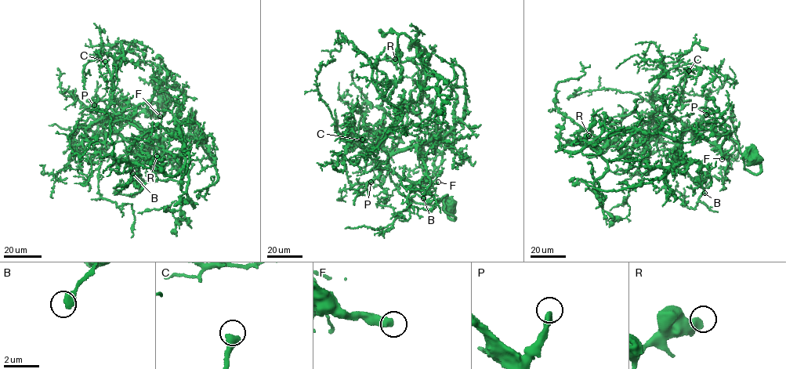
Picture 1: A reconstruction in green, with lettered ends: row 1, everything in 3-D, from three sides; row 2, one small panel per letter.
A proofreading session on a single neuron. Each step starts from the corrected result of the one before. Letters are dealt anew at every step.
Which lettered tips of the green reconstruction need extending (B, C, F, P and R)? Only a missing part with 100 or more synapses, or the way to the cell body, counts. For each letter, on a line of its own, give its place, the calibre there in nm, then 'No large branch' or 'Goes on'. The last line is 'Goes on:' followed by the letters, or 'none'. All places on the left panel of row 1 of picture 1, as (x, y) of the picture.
B: Place: (132, 173). Thickness 440 nm. No large branch
C: Place: (105, 61). Thickness 440 nm. No large branch
F: Place: (160, 116). Thickness 480 nm. Goes on
P: Place: (94, 105). Thickness 440 nm. Goes on
R: Place: (157, 156). Thickness 600 nm. No large branch
Goes on: F, P

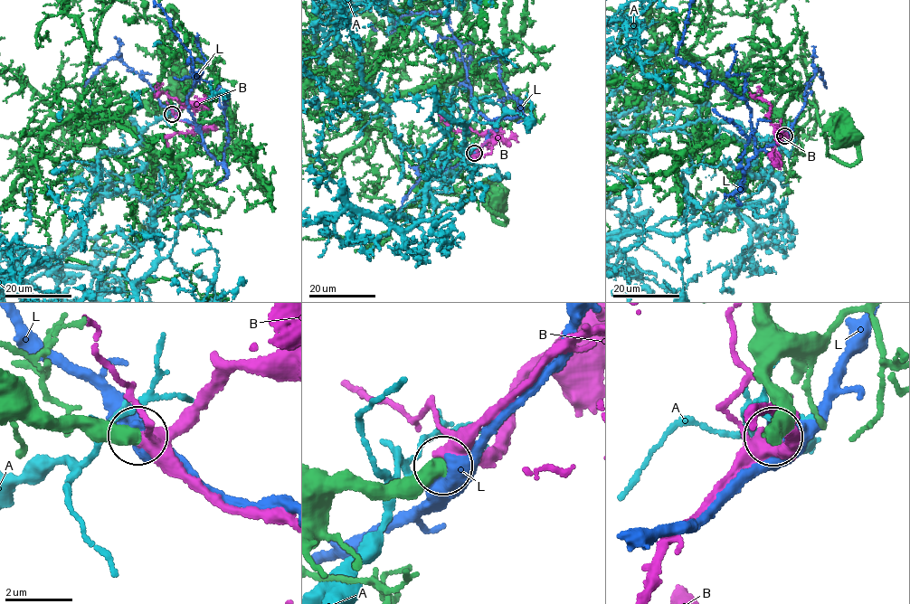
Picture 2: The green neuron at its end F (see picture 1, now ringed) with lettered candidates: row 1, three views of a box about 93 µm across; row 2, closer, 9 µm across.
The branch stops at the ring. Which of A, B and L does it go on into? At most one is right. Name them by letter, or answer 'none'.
B

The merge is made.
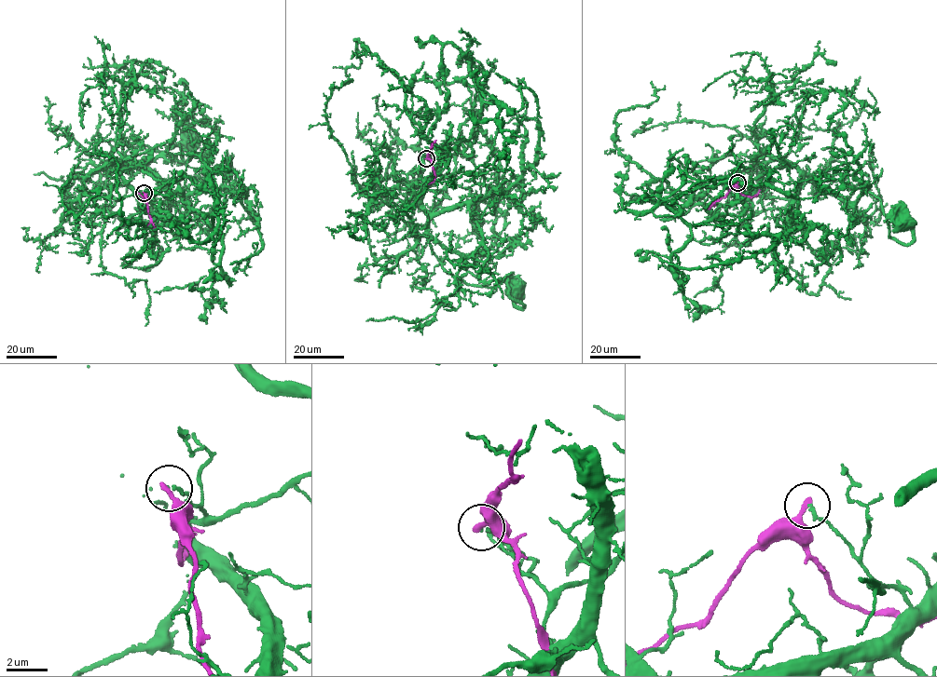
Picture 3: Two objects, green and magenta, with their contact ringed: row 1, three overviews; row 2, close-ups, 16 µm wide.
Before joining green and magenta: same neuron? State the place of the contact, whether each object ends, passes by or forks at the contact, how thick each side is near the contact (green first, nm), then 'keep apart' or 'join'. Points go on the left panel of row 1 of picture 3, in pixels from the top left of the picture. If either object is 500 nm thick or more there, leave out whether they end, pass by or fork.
place (144, 193); green ends; magenta ends; calibres 100 and 320 nm; keep apart

